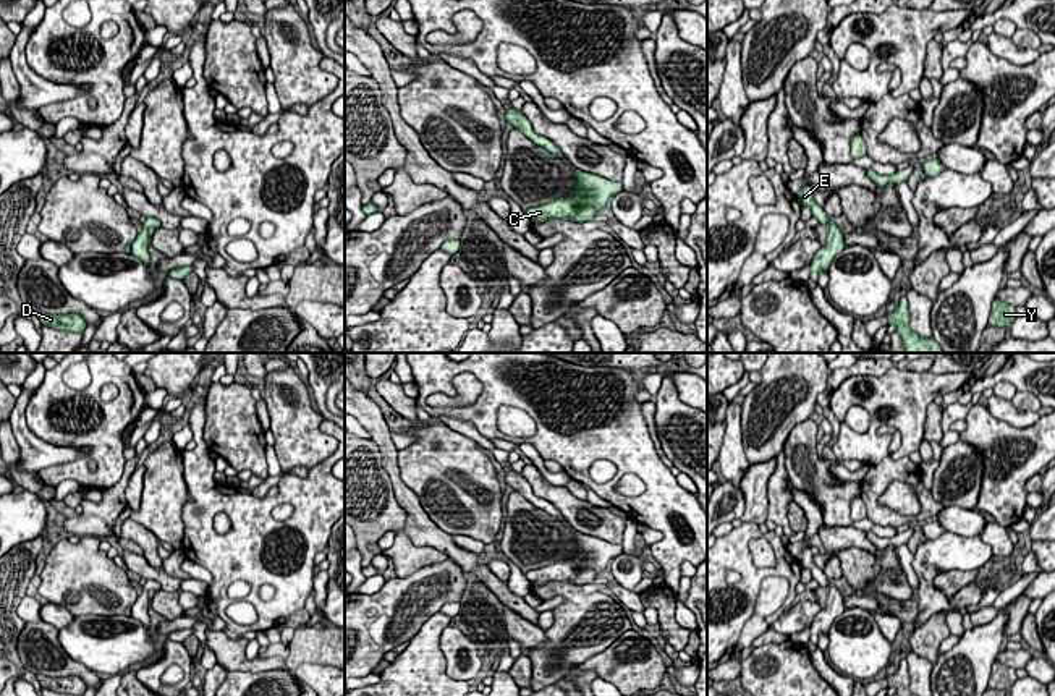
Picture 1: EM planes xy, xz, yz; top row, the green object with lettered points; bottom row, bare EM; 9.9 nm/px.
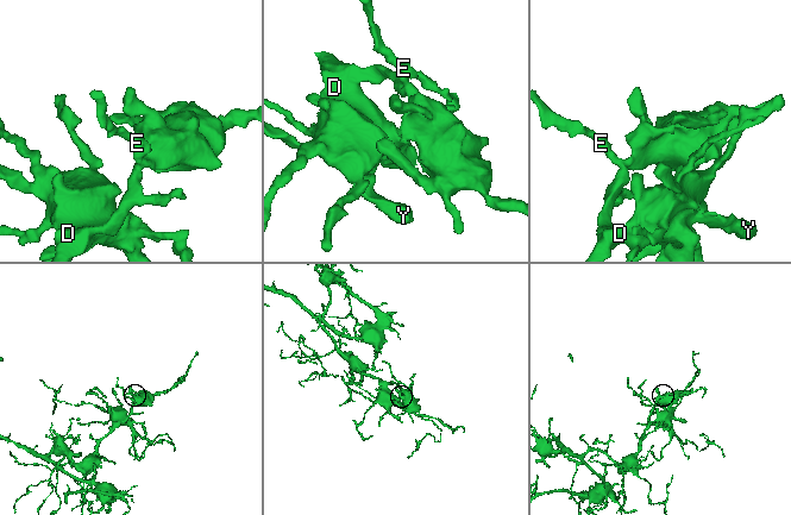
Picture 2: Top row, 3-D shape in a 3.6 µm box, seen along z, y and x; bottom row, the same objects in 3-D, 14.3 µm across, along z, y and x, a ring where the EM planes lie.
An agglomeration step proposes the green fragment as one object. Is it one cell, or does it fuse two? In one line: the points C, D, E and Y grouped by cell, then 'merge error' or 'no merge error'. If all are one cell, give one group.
C D E Y; no merge error

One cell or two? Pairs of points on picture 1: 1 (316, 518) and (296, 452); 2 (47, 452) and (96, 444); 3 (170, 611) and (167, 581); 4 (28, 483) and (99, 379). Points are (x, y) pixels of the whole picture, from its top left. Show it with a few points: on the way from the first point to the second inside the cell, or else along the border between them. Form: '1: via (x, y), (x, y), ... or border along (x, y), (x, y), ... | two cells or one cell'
1: border along (327, 457), (309, 470) | two cells
2: border along (38, 436), (59, 445), (83, 447), (88, 452) | two cells
3: border along (161, 588), (177, 593) | two cells
4: border along (38, 473), (44, 483) | two cells

